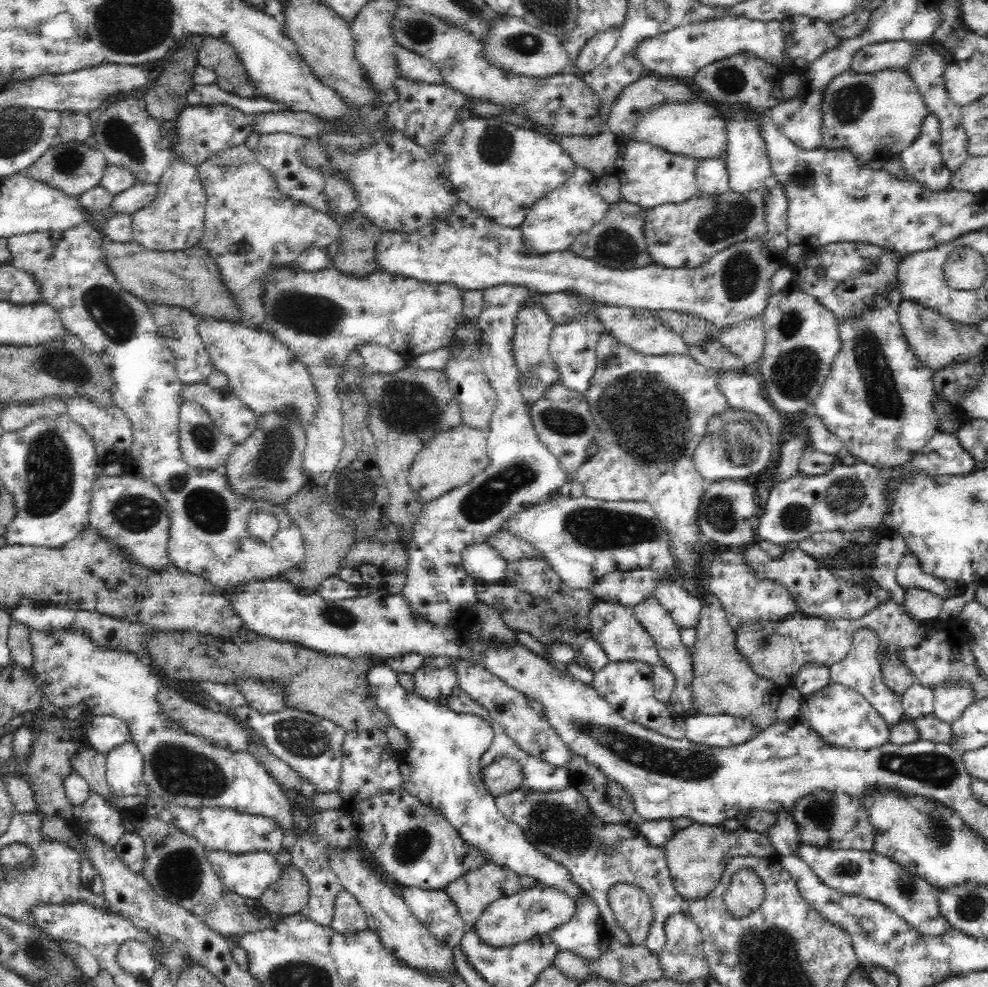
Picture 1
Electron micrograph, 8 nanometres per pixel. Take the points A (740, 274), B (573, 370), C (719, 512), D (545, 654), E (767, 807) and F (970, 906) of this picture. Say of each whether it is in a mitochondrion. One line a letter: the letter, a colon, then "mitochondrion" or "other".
A: mitochondrion
B: other
C: mitochondrion
D: other
E: other
F: mitochondrion

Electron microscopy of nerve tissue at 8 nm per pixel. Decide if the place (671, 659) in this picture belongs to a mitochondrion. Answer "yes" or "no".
no

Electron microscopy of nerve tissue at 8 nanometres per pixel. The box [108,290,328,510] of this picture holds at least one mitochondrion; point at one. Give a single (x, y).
(274, 457)

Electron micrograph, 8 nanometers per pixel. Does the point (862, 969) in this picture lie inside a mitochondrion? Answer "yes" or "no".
no

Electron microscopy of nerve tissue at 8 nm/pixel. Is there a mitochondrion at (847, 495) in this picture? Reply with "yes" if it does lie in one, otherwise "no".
yes

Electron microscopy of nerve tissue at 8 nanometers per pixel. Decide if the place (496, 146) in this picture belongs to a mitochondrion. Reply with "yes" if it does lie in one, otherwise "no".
yes

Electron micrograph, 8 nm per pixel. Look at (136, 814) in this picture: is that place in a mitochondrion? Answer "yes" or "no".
no

